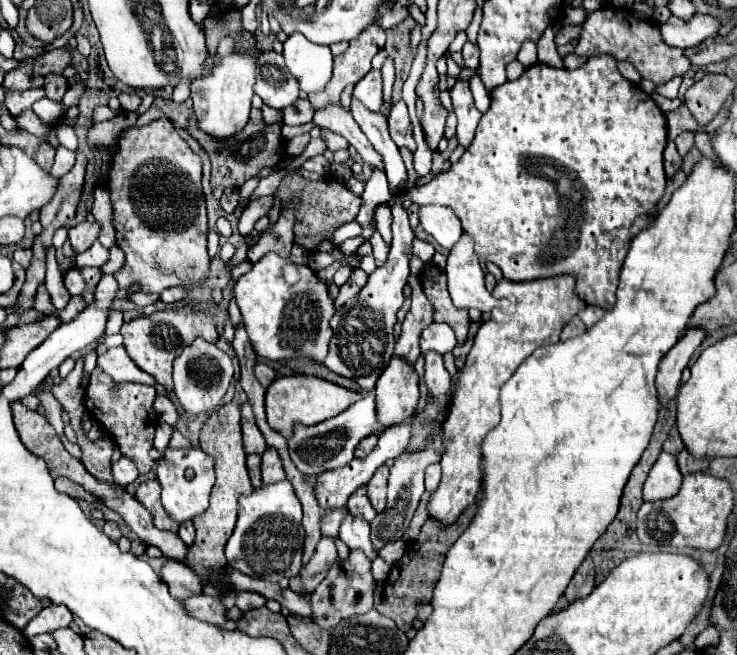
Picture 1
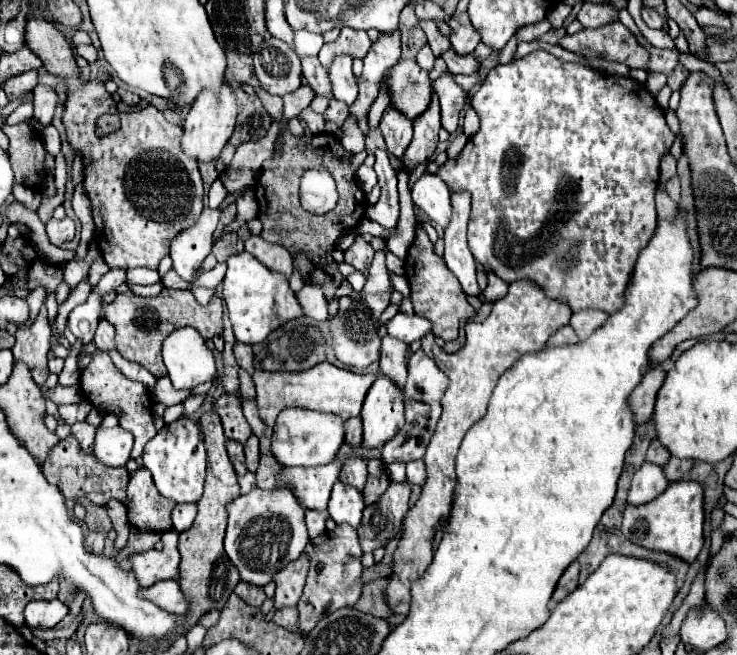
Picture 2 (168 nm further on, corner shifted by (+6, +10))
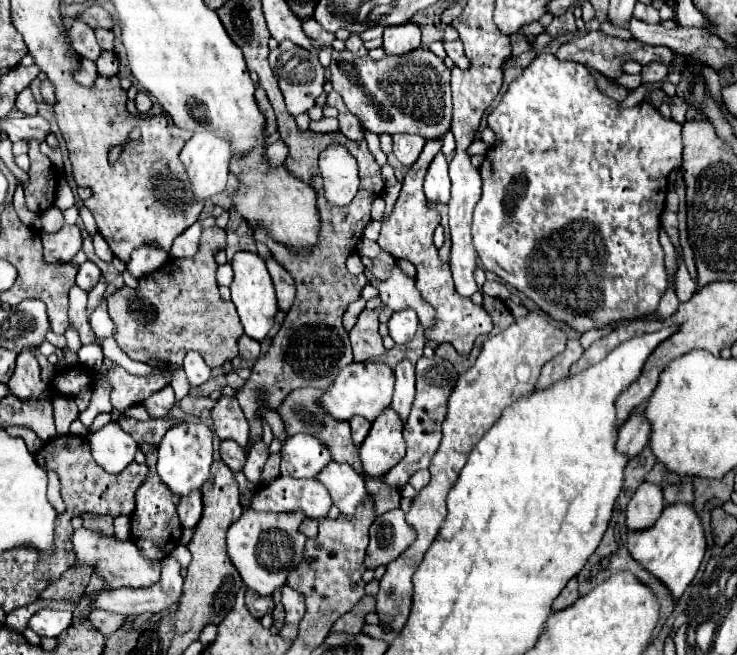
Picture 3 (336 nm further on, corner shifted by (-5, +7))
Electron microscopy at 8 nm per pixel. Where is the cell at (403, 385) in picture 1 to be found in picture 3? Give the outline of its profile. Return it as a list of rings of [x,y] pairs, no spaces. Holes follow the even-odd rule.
[[[387,408],[371,426],[367,440],[361,444],[361,460],[367,476],[383,476],[395,466],[405,452],[403,420],[393,408]]]

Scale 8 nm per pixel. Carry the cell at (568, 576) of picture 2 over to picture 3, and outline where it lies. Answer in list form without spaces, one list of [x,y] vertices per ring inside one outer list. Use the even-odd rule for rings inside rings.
[[[577,578],[569,580],[569,584],[563,588],[563,592],[559,594],[559,598],[555,600],[555,604],[553,604],[553,610],[563,610],[563,608],[571,606],[571,604],[573,604],[573,602],[579,598],[579,590],[577,590],[577,586],[579,586]]]

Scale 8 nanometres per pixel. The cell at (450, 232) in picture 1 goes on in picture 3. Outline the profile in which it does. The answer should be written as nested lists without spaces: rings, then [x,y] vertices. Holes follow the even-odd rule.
[[[439,152],[425,176],[425,196],[431,204],[449,204],[451,198],[451,180],[447,174],[447,160]]]

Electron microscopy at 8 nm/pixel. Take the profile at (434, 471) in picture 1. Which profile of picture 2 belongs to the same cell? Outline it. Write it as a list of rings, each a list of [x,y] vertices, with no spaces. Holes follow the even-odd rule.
[[[420,459],[418,461],[410,461],[406,465],[406,479],[410,483],[422,485],[426,481],[426,465],[424,465],[424,461],[420,461]]]

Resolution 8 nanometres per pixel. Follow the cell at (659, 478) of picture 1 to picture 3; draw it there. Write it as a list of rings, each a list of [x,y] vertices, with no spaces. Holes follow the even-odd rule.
[[[643,482],[631,502],[627,504],[627,526],[629,528],[649,528],[661,516],[663,490],[653,482]]]

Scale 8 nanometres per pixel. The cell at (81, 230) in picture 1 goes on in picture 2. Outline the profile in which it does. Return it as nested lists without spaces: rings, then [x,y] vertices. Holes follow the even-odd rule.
[[[64,217],[60,221],[50,219],[46,223],[46,233],[48,233],[50,243],[60,247],[62,243],[68,243],[68,241],[74,239],[74,221],[70,217]]]

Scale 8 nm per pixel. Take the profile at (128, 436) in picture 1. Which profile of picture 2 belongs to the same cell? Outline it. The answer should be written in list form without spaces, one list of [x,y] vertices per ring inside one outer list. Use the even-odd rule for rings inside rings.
[[[94,351],[92,353],[90,365],[82,371],[80,385],[82,385],[82,391],[88,397],[88,401],[92,401],[92,405],[118,405],[122,409],[122,415],[118,417],[120,427],[124,427],[126,431],[130,431],[134,435],[132,459],[140,459],[144,445],[156,435],[156,429],[154,429],[154,423],[152,423],[152,405],[150,405],[148,389],[142,383],[132,381],[126,375],[122,375],[114,367],[114,363],[110,361],[108,353],[104,353],[104,351]]]

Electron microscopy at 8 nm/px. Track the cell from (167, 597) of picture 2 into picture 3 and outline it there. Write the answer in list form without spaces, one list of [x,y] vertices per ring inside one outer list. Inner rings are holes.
[[[167,556],[163,560],[163,576],[155,586],[149,588],[119,588],[111,592],[103,592],[97,596],[95,606],[103,610],[111,610],[117,614],[159,614],[167,612],[183,594],[183,578],[179,574],[179,564]]]

